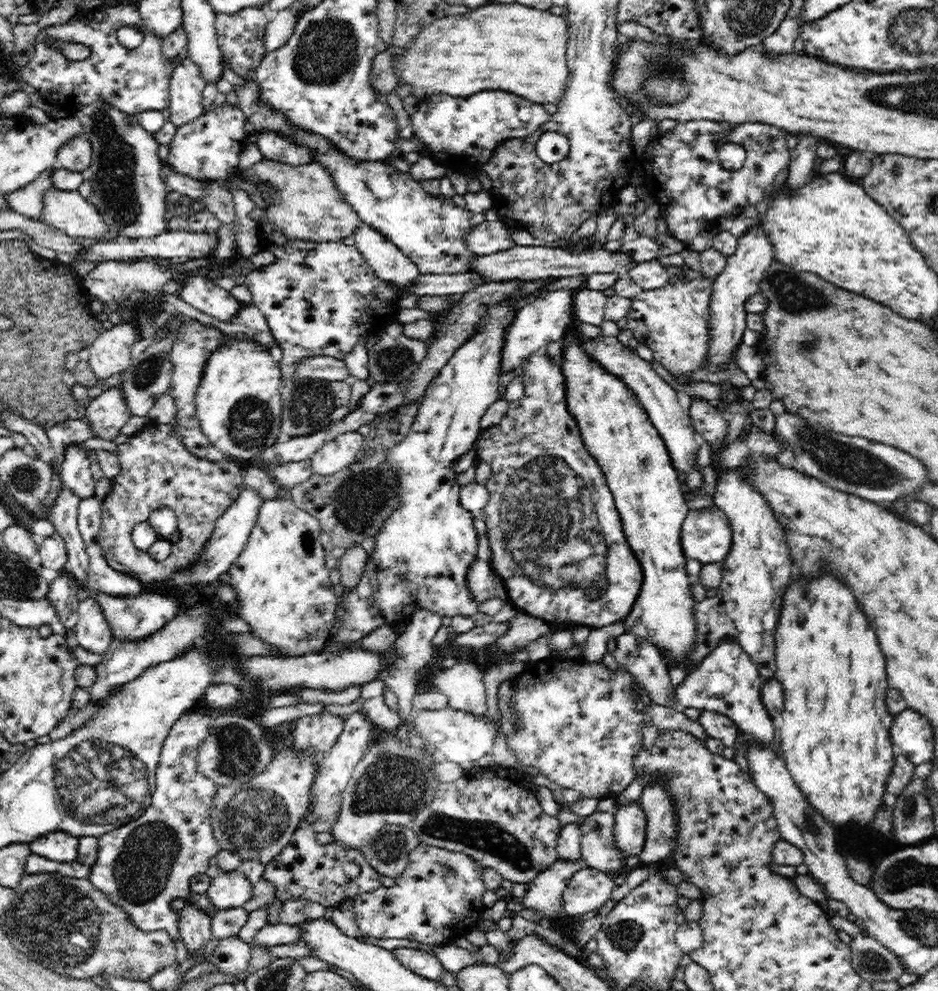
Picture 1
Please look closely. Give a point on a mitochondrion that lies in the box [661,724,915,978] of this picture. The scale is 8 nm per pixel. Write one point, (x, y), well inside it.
(870, 961)

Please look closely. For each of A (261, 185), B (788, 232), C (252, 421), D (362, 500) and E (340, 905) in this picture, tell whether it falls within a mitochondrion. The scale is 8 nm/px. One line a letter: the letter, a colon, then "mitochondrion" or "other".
A: other
B: other
C: mitochondrion
D: mitochondrion
E: other

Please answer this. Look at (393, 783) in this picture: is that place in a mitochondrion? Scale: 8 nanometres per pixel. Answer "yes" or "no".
yes

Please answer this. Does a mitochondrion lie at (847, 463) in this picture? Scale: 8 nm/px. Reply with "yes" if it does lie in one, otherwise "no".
yes

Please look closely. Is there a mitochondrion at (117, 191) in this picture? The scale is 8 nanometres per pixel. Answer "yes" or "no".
yes

